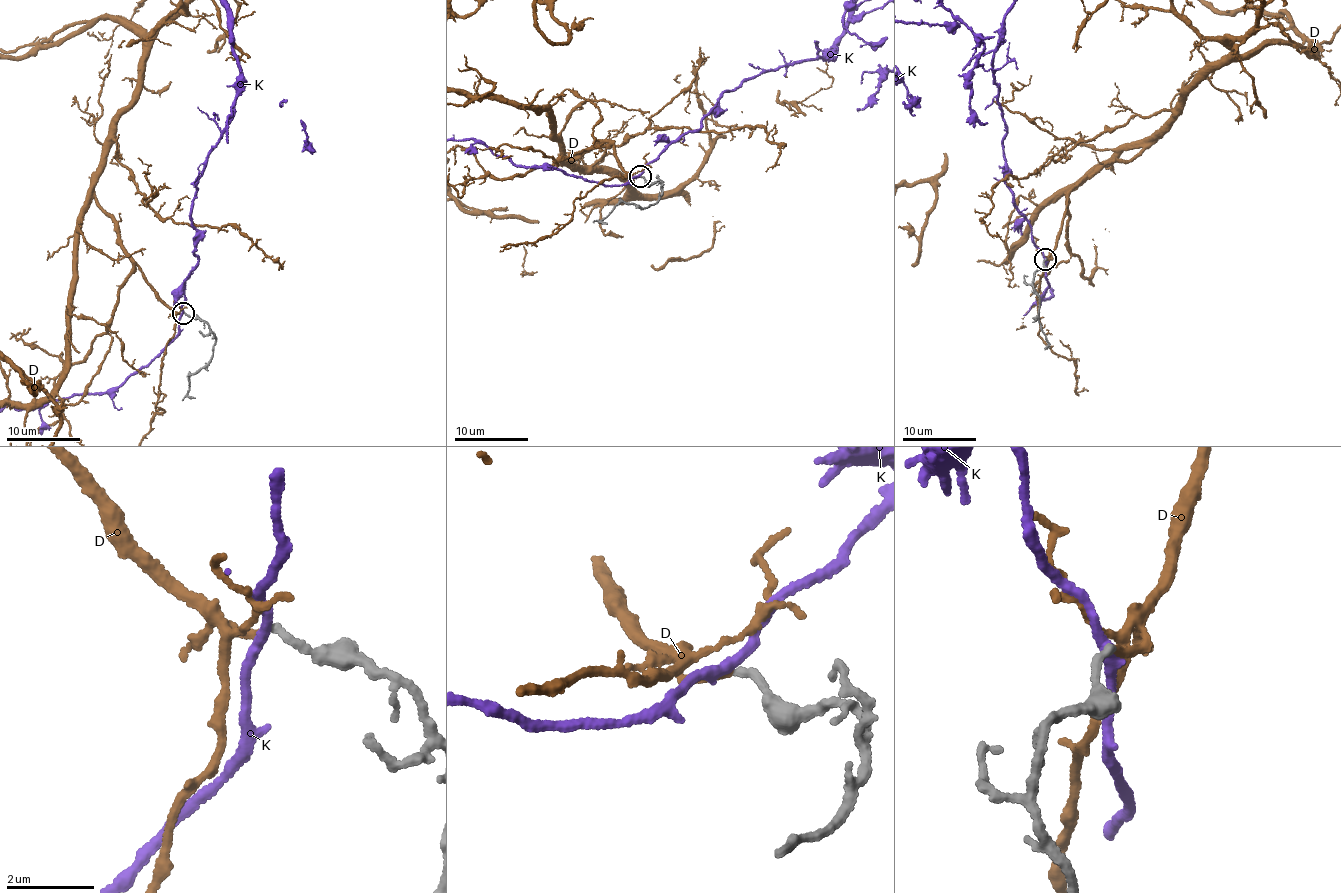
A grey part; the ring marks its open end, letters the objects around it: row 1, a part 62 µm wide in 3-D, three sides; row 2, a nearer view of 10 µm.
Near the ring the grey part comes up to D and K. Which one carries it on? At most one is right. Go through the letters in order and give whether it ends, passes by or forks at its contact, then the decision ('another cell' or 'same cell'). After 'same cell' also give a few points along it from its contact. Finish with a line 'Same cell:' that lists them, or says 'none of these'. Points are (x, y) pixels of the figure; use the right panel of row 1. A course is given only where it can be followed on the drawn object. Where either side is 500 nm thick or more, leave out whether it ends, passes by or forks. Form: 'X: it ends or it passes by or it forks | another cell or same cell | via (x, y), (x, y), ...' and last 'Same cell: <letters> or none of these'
D: it ends | same cell
K: it passes by | another cell
Same cell: D

